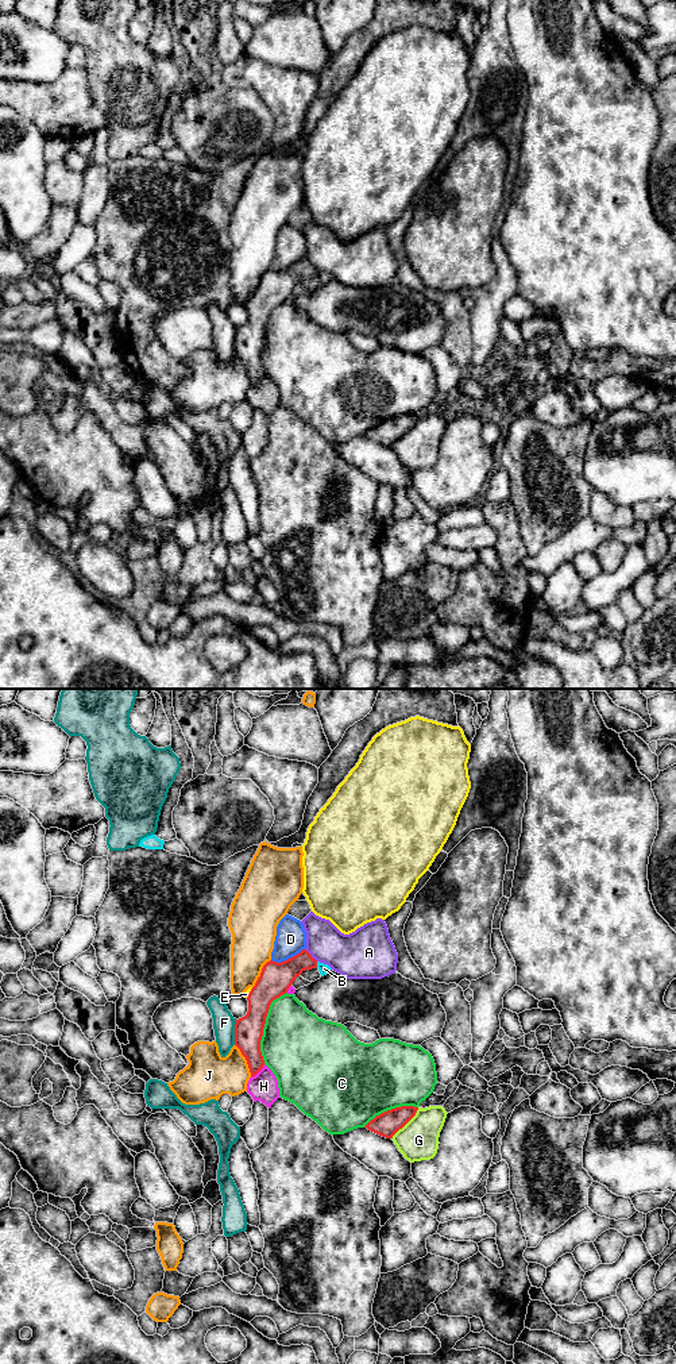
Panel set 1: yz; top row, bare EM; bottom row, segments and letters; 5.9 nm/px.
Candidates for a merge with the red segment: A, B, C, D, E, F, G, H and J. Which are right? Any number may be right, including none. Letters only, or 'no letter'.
no letter

